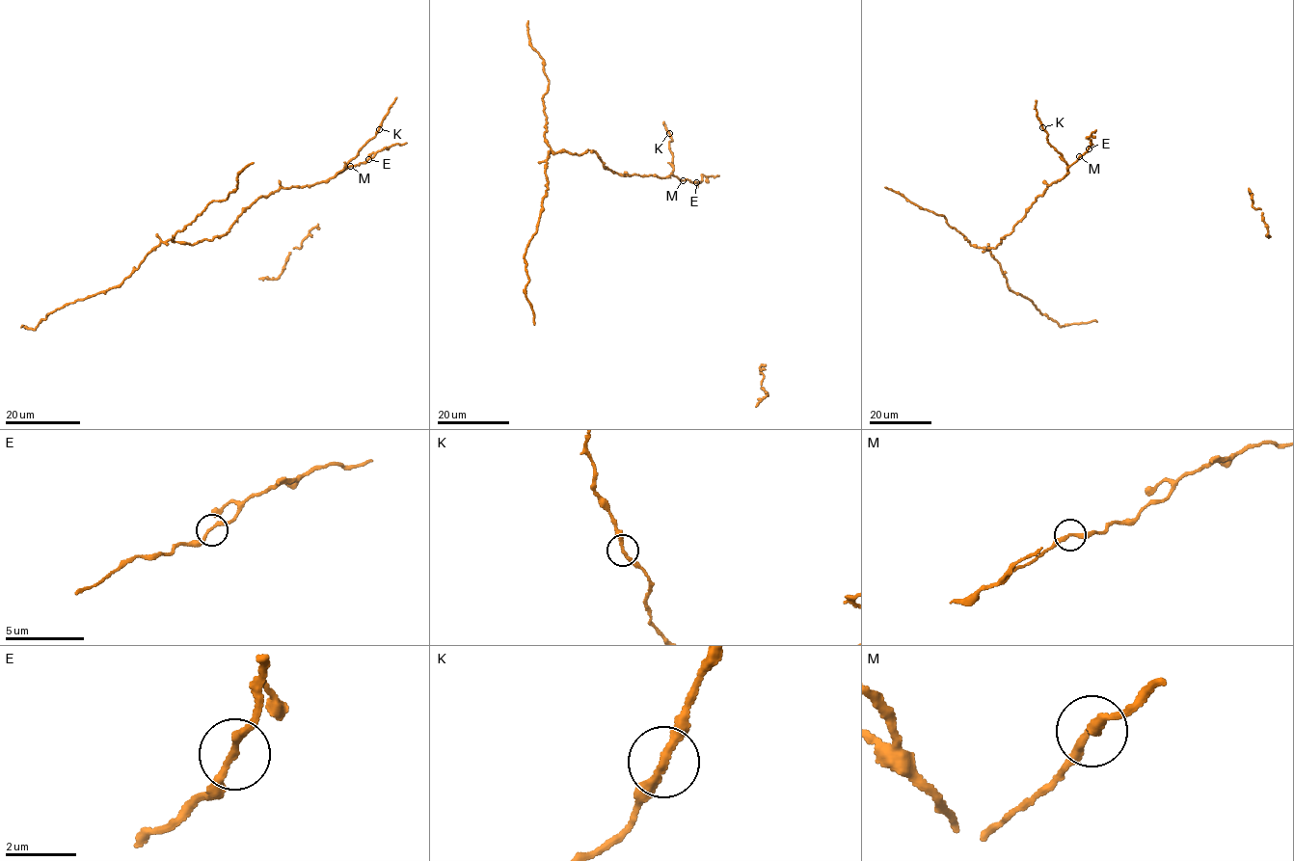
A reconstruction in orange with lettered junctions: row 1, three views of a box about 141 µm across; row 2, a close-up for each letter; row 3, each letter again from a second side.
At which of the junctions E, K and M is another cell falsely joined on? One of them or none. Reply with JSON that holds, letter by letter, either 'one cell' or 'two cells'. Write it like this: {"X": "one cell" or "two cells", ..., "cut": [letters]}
{"E": "one cell", "K": "two cells", "M": "one cell", "cut": ["K"]}

